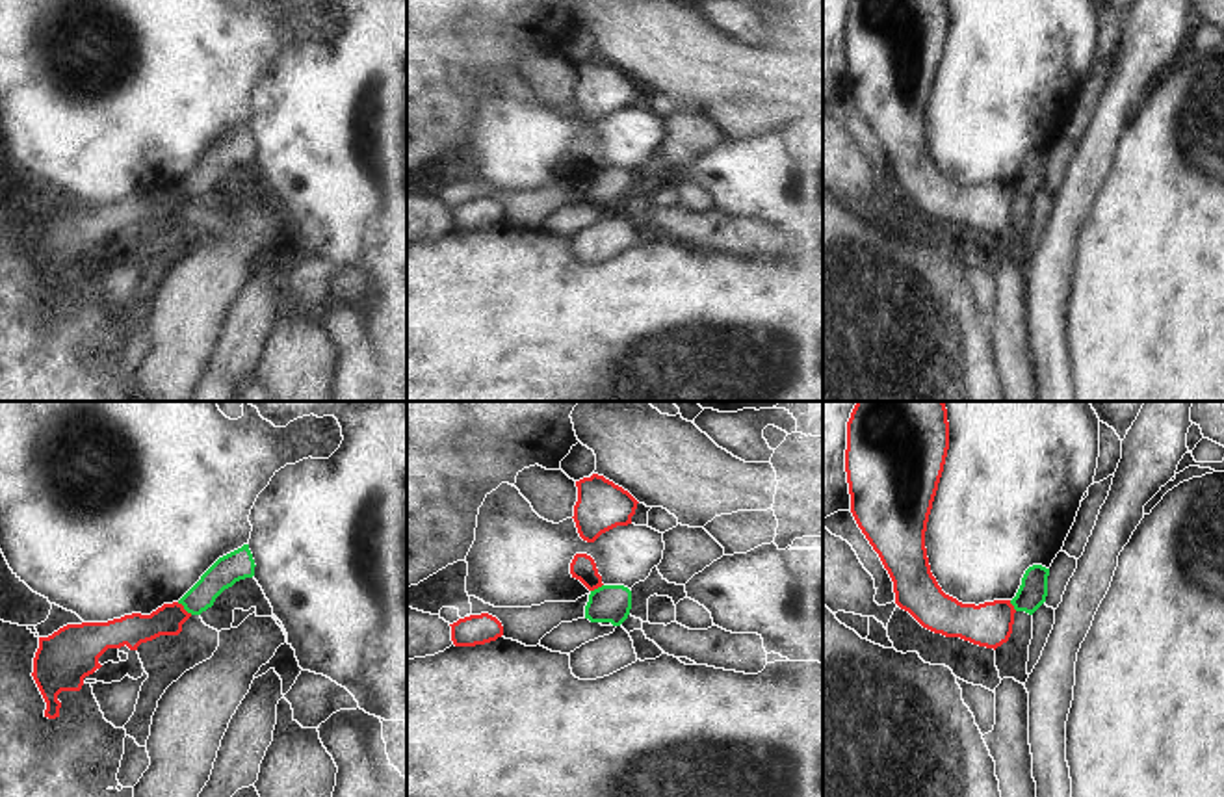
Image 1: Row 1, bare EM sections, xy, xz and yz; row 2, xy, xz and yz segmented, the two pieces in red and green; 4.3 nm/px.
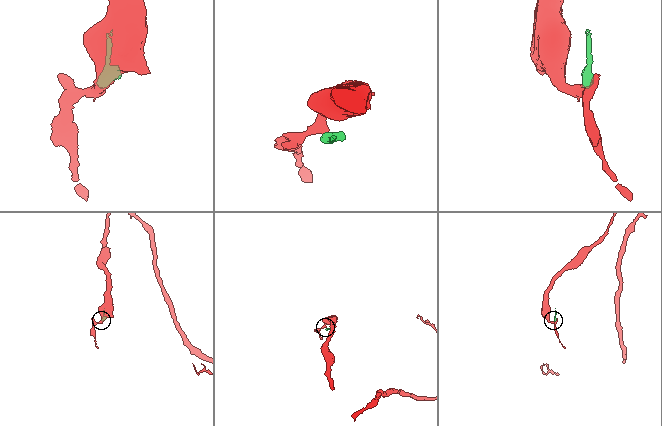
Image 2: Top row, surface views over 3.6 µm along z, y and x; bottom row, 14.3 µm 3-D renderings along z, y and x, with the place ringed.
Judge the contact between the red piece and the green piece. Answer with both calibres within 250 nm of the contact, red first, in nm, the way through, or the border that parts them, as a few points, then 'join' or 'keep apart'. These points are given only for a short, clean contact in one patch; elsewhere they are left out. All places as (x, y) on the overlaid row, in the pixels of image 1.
140/120 nm | along xy (177, 602), (192, 614) | keep apart

